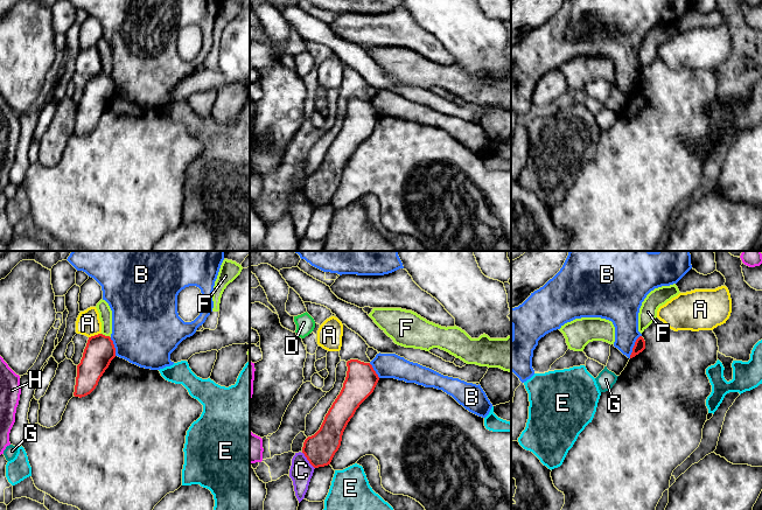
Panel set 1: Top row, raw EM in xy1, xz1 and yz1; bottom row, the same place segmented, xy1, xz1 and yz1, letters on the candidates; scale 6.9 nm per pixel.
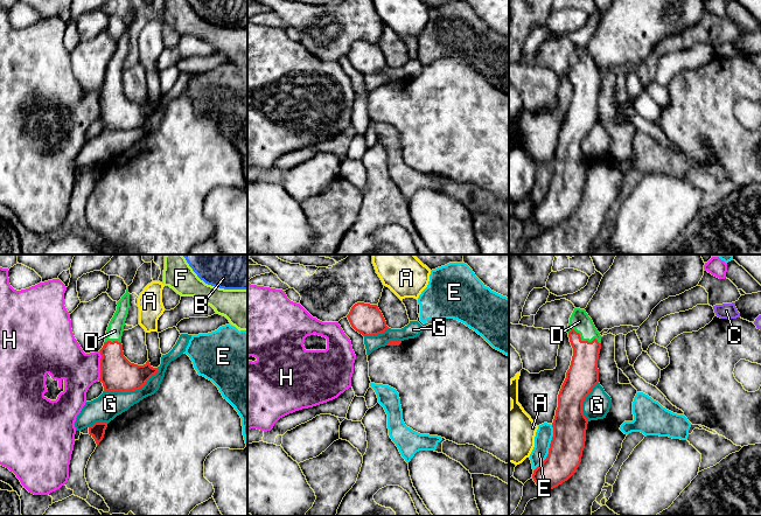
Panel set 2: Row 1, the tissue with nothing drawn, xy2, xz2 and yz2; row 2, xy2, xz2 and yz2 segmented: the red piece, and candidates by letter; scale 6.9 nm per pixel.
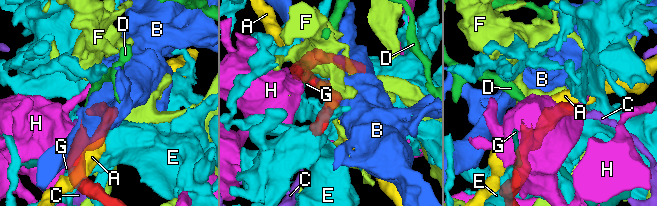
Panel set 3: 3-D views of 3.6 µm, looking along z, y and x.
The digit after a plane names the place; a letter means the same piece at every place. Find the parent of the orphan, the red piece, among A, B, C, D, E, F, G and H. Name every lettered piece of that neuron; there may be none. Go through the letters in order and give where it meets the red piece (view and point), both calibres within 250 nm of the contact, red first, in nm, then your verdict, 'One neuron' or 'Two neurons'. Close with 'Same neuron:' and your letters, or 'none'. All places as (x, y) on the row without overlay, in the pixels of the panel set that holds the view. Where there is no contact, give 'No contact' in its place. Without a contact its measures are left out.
A: Touches red at xy1 (95, 74). Thickness 200 nm (red) against 170 nm. Two neurons
B: Touches red at yz1 (634, 85). Thickness 80 nm (red) against 200 nm. Two neurons
C: Touches red at xz1 (307, 197). Thickness 220 nm (red) against 160 nm. Two neurons
D: Touches red at yz2 (583, 79). Thickness 220 nm (red) against 140 nm. One neuron
E: Touches red at yz2 (549, 187). Thickness 240 nm (red) against 120 nm. Two neurons
F: Touches red at xy1 (104, 74). Thickness 200 nm (red) against 100 nm. Two neurons
G: Touches red at xy2 (132, 128). Thickness 240 nm (red) against 190 nm. Two neurons
H: Touches red at xy2 (100, 104). Thickness 240 nm (red) against 280 nm. Two neurons
Same neuron: D

